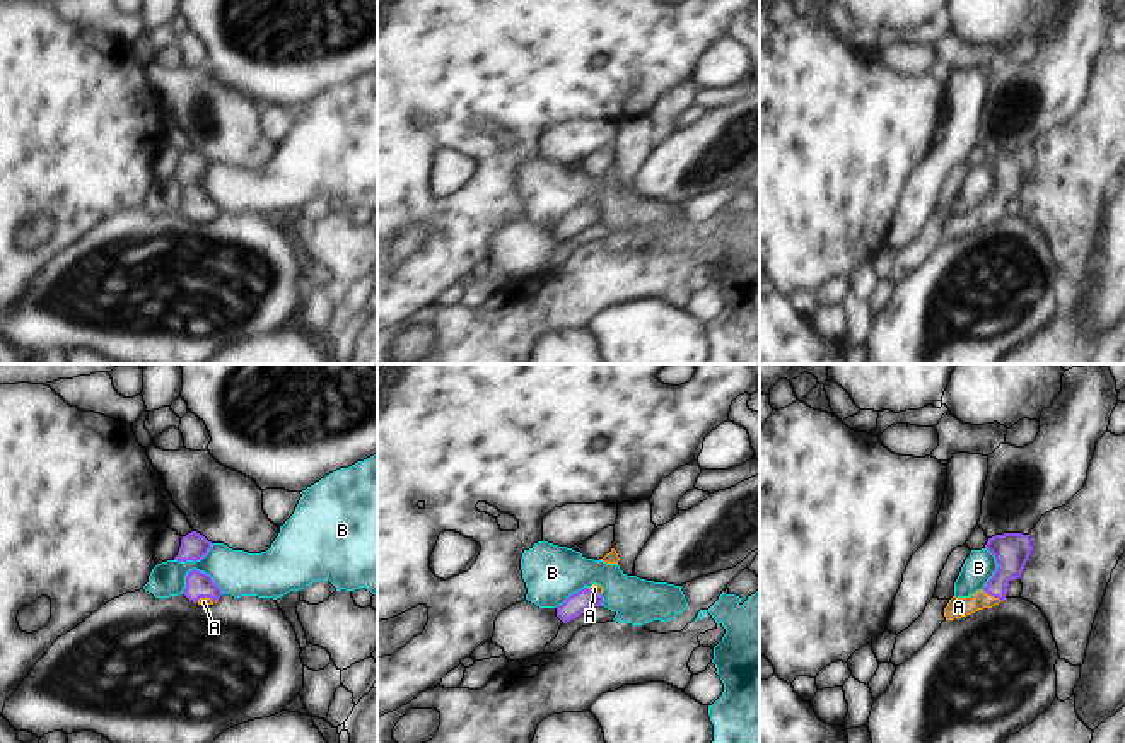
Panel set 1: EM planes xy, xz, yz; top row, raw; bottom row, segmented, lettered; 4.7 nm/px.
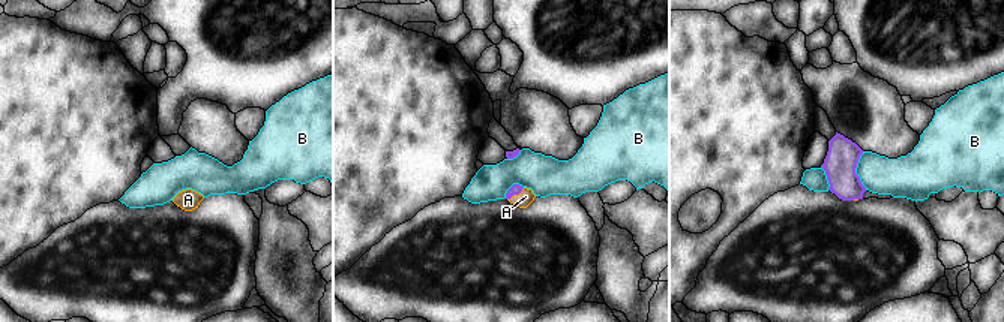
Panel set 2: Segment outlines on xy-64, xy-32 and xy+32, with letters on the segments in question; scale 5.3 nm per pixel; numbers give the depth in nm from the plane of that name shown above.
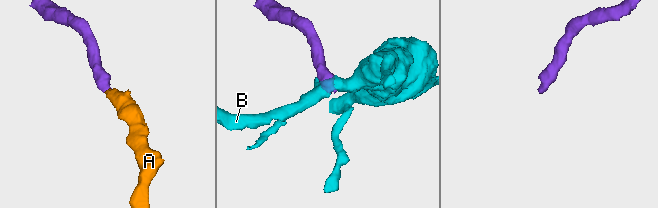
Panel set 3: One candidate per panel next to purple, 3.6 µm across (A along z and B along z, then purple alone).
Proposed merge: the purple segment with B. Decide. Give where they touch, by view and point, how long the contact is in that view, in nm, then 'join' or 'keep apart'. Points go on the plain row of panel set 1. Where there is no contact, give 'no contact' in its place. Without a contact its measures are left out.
contact xy (207, 192); length 200 nm; keep apart

